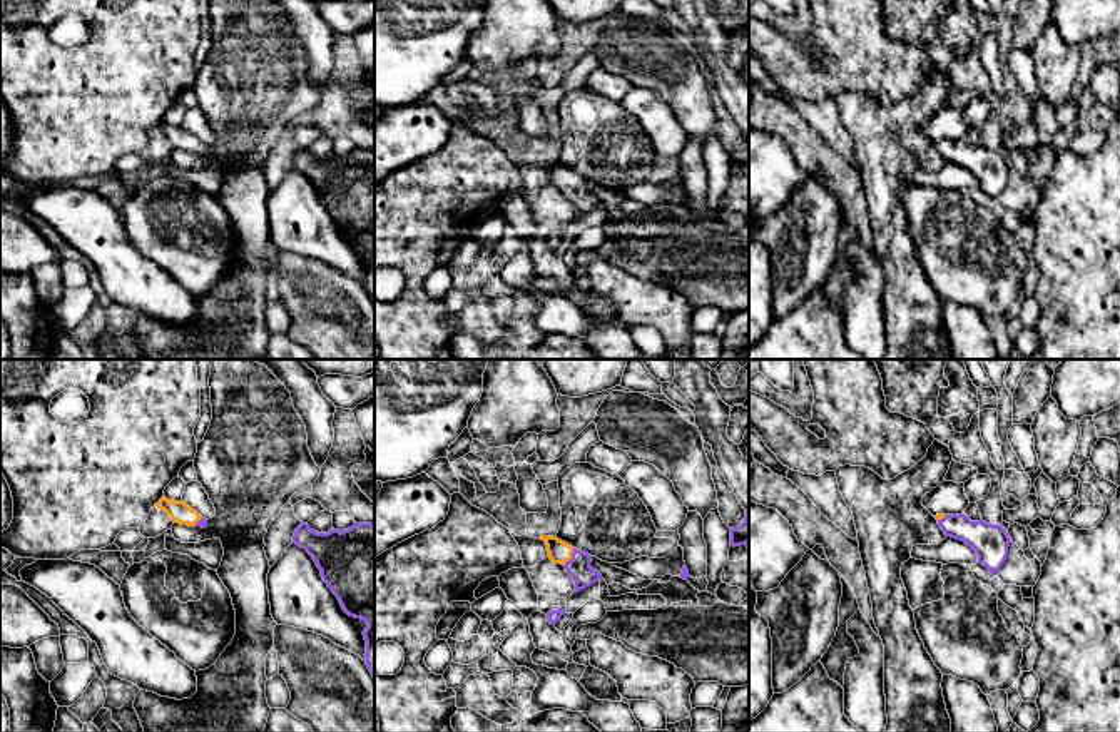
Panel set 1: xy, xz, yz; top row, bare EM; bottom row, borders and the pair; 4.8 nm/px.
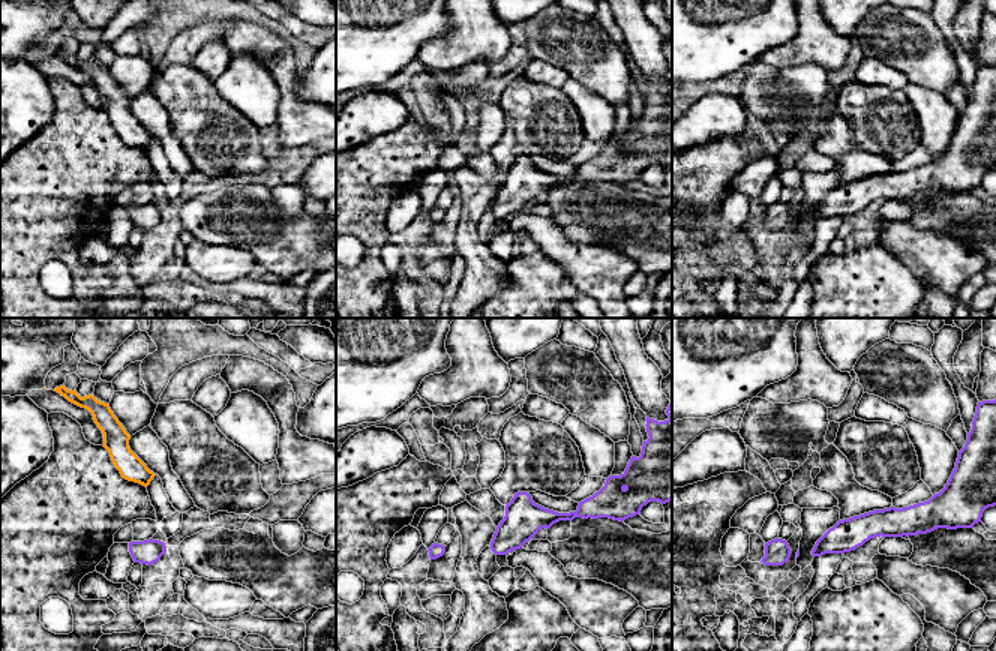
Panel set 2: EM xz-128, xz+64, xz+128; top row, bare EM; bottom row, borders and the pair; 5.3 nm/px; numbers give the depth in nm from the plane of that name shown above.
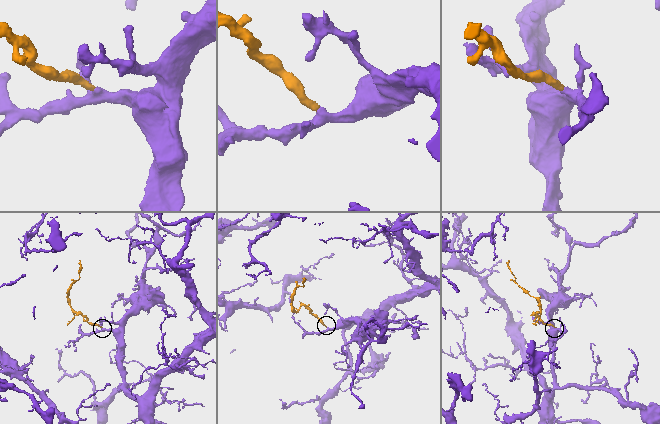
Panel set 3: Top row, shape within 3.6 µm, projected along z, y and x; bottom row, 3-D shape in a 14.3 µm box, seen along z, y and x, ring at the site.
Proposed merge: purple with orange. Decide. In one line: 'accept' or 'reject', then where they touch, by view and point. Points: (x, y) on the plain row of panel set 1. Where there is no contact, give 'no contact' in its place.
accept | xz (572, 182)

